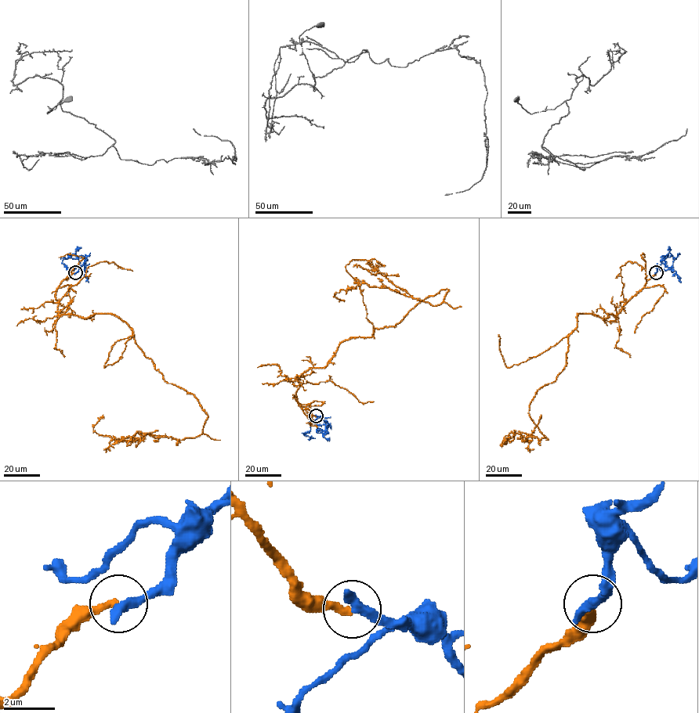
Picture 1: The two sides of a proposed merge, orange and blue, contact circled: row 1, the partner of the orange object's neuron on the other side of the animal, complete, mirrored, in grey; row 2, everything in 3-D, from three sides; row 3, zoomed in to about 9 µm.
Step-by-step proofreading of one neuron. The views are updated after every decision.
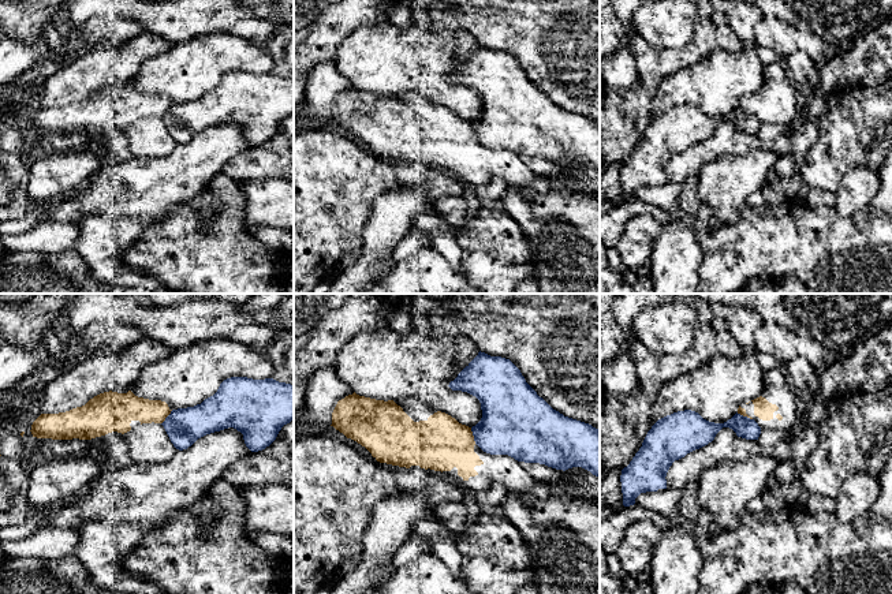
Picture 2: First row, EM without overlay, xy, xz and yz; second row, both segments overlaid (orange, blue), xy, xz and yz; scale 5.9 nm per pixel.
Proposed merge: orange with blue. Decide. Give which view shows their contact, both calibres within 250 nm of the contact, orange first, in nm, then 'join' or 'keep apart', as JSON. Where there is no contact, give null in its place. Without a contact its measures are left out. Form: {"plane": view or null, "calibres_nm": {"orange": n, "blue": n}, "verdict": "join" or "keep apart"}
{"plane": "xz", "calibres_nm": {"orange": 320, "blue": 380}, "verdict": "keep apart"}

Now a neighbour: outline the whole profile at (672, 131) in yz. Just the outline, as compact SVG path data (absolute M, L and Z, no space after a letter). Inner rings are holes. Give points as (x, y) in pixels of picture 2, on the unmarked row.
M691 104L658 113L630 158L622 164L623 199L634 199L641 187L667 183L665 171L672 157L712 137L723 122L746 134L758 134L761 128L754 113L738 107L724 117L709 116Z

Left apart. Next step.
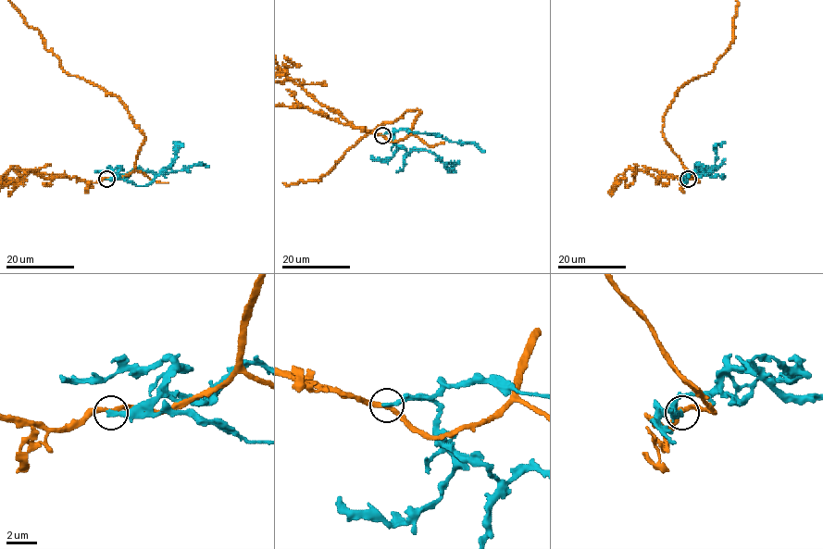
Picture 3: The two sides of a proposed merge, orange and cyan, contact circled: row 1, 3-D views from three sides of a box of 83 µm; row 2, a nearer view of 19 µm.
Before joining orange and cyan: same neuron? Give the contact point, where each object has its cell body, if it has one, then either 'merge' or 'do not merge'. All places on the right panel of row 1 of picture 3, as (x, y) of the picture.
(688, 179) | orange none | cyan none | do not merge

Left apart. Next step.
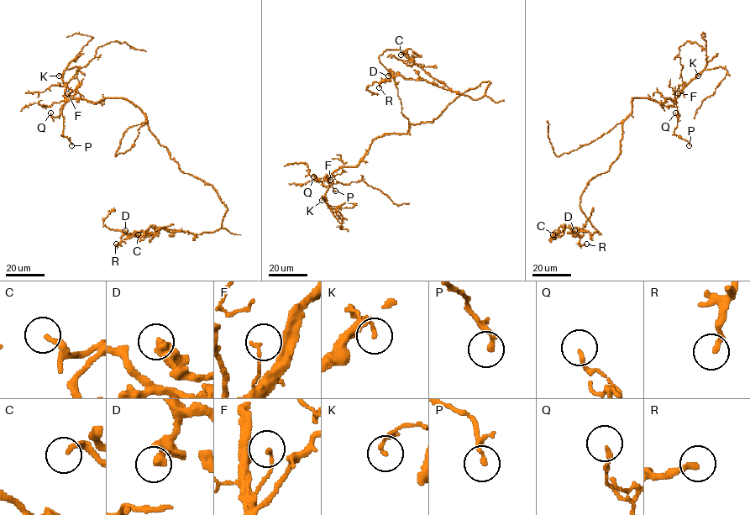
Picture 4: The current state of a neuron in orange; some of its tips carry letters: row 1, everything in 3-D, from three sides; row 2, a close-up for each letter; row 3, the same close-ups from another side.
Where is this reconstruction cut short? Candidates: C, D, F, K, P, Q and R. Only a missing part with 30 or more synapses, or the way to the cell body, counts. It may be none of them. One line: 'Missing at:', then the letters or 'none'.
Missing at: none

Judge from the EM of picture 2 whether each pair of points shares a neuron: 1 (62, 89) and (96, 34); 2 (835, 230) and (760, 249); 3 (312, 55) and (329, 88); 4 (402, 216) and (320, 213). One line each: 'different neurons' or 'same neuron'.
1: different neurons
2: same neuron
3: different neurons
4: different neurons

